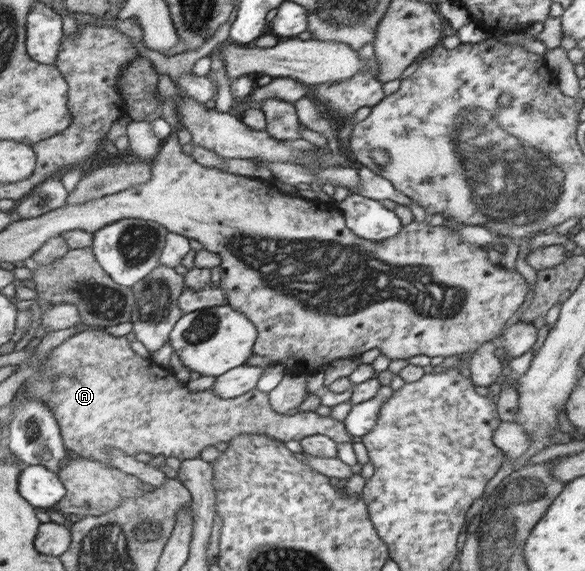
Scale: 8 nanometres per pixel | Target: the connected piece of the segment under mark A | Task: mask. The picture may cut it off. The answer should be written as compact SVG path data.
M94 328L92 330L86 330L84 332L80 332L73 336L72 338L63 342L58 348L55 348L50 354L50 370L46 374L38 373L37 376L30 379L29 386L29 394L36 399L41 399L44 403L50 406L56 421L61 426L61 432L63 434L64 443L67 449L72 451L73 453L77 453L80 457L84 458L92 458L92 460L100 460L100 462L108 464L108 466L114 467L114 463L112 463L112 457L110 457L111 449L120 450L124 452L126 455L137 456L137 457L149 457L154 455L164 455L175 456L180 459L182 462L186 459L193 459L200 457L200 453L210 446L215 446L220 442L230 443L235 437L241 436L242 434L260 434L260 435L268 435L282 443L286 443L288 441L298 441L299 443L305 438L314 436L316 434L322 434L328 436L330 440L332 440L335 444L341 444L342 442L351 443L351 438L344 430L344 426L340 421L334 421L330 419L330 416L320 416L320 414L316 414L316 412L299 412L294 416L287 416L279 414L272 409L270 403L270 396L266 392L262 392L262 390L250 390L250 392L246 392L246 394L238 396L237 398L224 399L220 396L217 396L212 390L202 392L201 394L195 394L194 392L190 392L188 388L186 388L183 384L179 384L178 386L174 386L172 390L168 390L164 392L162 389L157 389L160 382L164 380L164 378L168 378L168 376L174 376L171 368L159 365L154 362L152 358L142 358L132 350L132 346L130 346L132 336L121 336L116 337L112 336L112 334L108 334L104 328Z

